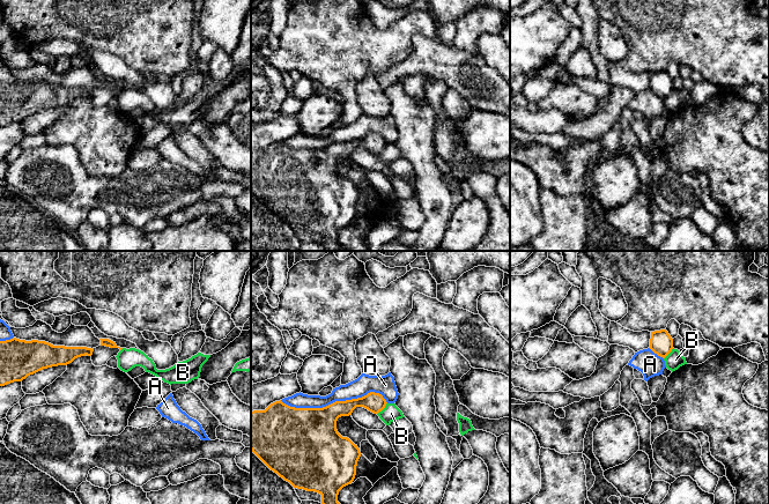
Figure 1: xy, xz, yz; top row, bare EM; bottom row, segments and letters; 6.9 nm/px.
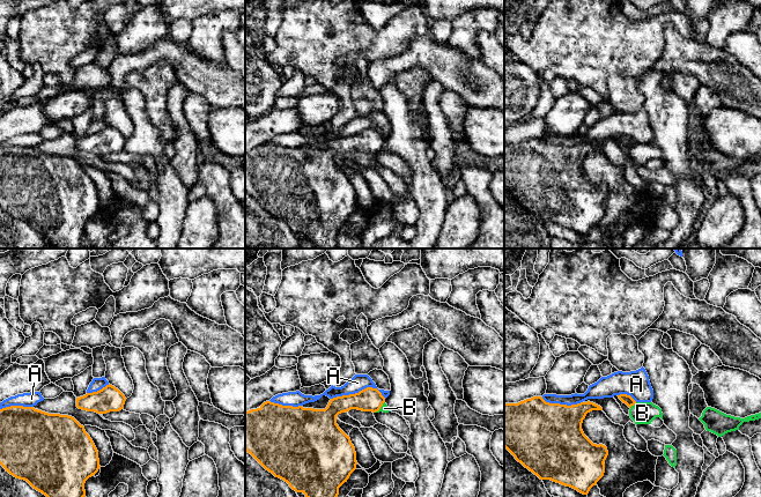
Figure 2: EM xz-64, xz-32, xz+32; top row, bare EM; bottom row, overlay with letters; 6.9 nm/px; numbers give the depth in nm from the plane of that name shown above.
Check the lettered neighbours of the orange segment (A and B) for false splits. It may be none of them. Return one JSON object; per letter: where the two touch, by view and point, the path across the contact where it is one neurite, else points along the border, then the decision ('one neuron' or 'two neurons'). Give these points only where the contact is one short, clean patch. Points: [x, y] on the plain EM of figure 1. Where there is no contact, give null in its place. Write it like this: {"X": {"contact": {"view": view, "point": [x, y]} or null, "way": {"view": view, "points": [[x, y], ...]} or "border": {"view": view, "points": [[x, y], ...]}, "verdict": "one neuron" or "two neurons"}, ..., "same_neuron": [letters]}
{"A": {"contact": {"view": "xz", "point": [334, 143]}, "verdict": "two neurons"}, "B": {"contact": {"view": "xz", "point": [383, 149]}, "border": {"view": "xz", "points": [[386, 143], [377, 155]]}, "verdict": "two neurons"}, "same_neuron": []}

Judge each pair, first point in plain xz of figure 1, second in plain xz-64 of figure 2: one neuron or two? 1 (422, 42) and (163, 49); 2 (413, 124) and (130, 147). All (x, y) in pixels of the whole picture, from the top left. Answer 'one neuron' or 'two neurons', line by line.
1: one neuron
2: one neuron

